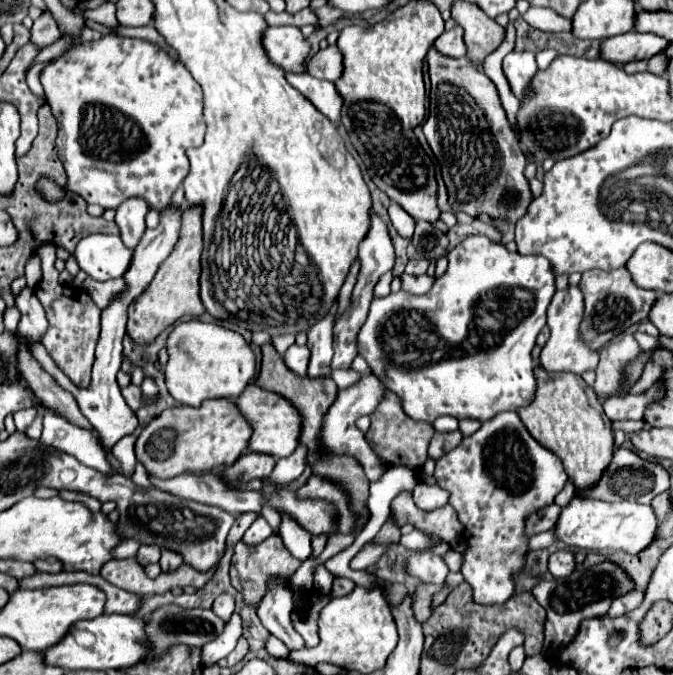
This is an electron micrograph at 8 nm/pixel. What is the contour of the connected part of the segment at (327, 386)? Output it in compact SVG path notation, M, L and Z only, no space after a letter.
M268 342L262 346L262 368L260 368L260 374L254 380L254 384L260 386L262 390L272 390L276 394L284 394L284 398L294 402L294 406L300 406L300 414L304 414L304 430L302 430L300 442L306 446L312 446L312 450L316 450L316 434L320 432L320 418L324 416L324 410L328 410L328 406L332 406L332 402L336 400L336 394L338 394L338 386L334 384L334 380L330 376L308 378L308 376L294 374L284 364L284 358Z

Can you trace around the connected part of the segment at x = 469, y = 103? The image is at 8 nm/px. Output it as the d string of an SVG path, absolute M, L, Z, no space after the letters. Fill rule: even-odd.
M430 48L428 56L428 66L430 66L430 80L432 80L432 90L430 90L430 116L424 122L424 136L440 162L442 168L442 178L446 182L448 194L450 194L450 204L454 210L462 210L476 218L478 214L488 214L494 220L508 220L516 224L522 216L524 210L528 208L528 202L532 202L530 186L528 180L524 178L524 168L526 168L526 156L520 148L518 136L512 130L504 108L500 104L498 92L494 82L484 74L482 66L476 62L470 62L468 58L448 58Z

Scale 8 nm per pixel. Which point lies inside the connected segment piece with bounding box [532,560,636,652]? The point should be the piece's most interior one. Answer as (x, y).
(586, 593)

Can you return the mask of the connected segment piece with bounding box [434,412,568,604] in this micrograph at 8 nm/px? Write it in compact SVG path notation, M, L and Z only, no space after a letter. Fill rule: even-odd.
M504 412L492 418L492 422L484 422L478 432L464 438L458 448L444 454L436 462L434 470L436 484L450 492L448 504L456 510L458 520L464 526L462 540L466 542L466 550L462 554L462 576L472 586L472 598L478 604L504 604L516 590L516 576L520 576L526 568L528 536L526 536L526 520L536 510L554 502L556 494L564 488L568 476L560 466L560 460L550 454L550 450L540 448L540 444L528 434L526 426L518 418L516 412Z

